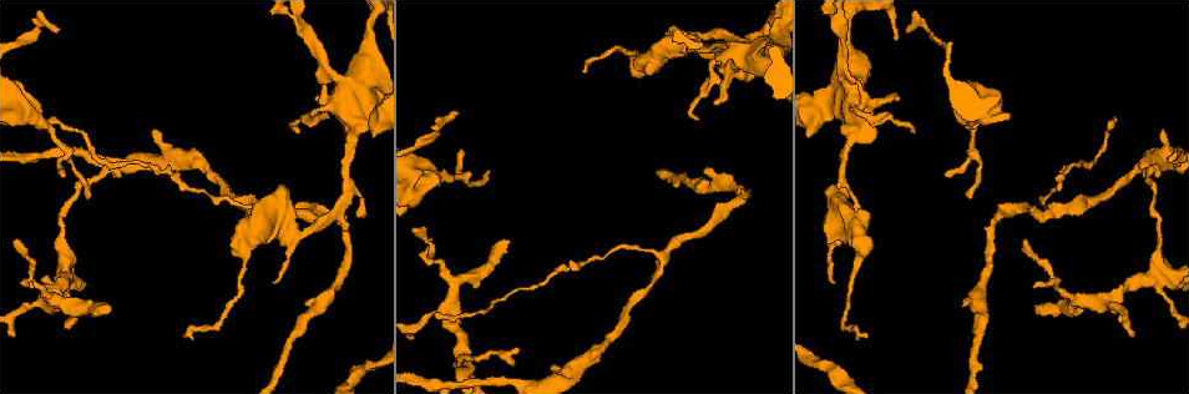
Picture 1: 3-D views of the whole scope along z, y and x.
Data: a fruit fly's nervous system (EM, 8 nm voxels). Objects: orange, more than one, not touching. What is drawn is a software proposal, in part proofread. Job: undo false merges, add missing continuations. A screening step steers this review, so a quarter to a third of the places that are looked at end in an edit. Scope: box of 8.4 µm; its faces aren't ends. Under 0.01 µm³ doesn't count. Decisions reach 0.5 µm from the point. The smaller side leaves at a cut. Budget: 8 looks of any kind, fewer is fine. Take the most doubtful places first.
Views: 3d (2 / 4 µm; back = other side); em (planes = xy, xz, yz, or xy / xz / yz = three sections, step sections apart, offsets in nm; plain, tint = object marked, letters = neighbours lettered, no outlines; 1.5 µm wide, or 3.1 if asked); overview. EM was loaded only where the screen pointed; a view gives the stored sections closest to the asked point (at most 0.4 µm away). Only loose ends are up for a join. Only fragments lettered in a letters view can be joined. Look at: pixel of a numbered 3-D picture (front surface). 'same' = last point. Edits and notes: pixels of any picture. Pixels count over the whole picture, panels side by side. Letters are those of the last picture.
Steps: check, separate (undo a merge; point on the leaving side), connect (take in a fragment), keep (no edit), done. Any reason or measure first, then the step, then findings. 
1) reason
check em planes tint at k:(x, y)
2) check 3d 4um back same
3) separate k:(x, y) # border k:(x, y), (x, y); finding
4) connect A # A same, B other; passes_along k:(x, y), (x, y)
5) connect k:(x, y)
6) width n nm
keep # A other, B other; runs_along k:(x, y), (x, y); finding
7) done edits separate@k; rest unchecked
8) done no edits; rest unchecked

thin end
check em yz step 4 tint at 1:(65, 176)

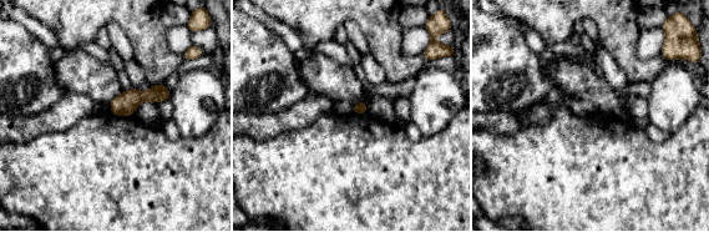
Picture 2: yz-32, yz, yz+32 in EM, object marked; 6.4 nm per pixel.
another direction
check em planes letters same

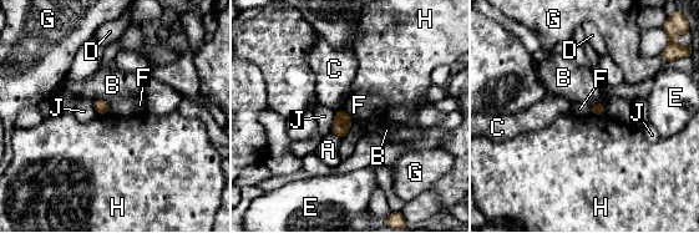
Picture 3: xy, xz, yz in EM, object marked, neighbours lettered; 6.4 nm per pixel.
longest_contact J 160 nm
keep # A other, B other, C other, D other, E other, F other, G other, H other, J other; border 3:(591, 114), (606, 115); no lettered fragment goes on from it

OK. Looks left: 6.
branch stops here
check 3d 2um at 1:(554, 367)

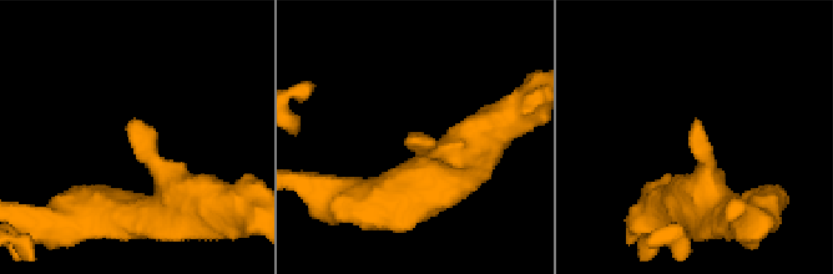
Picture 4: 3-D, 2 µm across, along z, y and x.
shape alone is not enough
check em xz step 8 letters at 4:(698, 120)

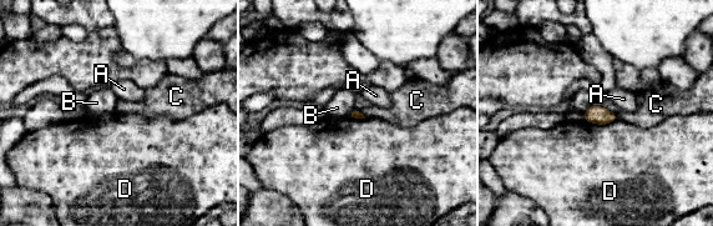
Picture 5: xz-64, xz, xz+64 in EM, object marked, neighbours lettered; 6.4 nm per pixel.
keep # A other, B other, C other, D other; border 5:(617, 117), (605, 124), (585, 121); no lettered fragment goes on from it

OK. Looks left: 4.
tapers out
check em xy step 8 letters at 1:(834, 281)

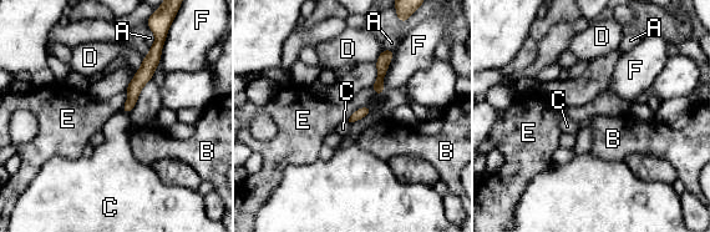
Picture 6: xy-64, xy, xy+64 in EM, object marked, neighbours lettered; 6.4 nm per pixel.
keep # A other, B other, C other, D other, E other, F other; runs_along 6:(155, 54), (126, 109); no lettered fragment goes on from it

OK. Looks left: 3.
done no edits; rest unchecked

